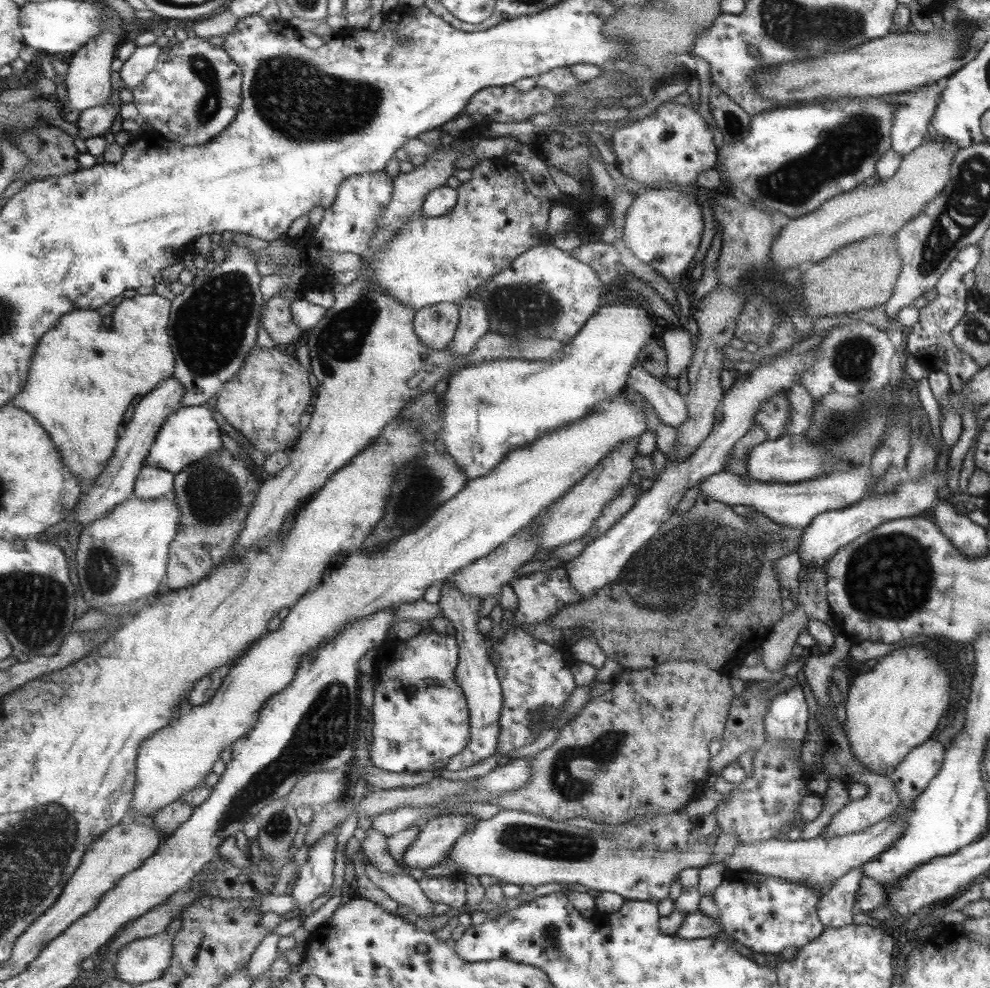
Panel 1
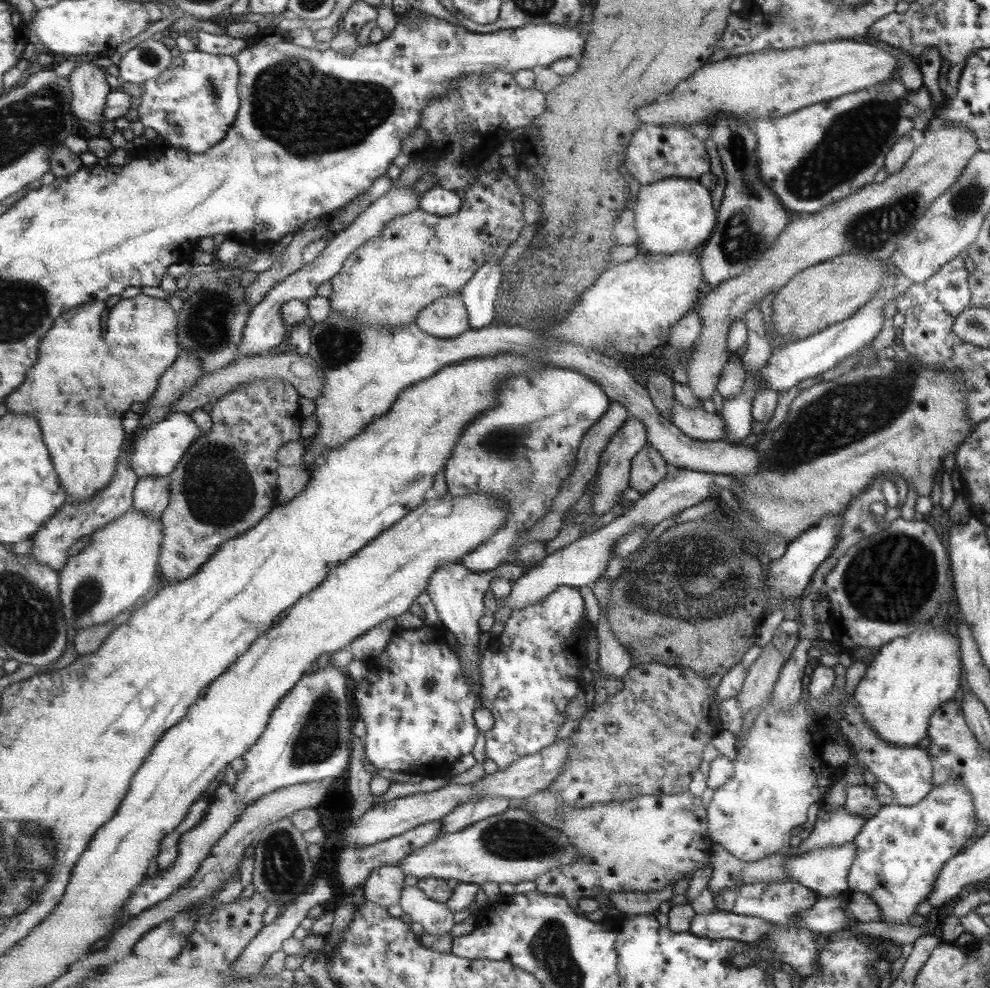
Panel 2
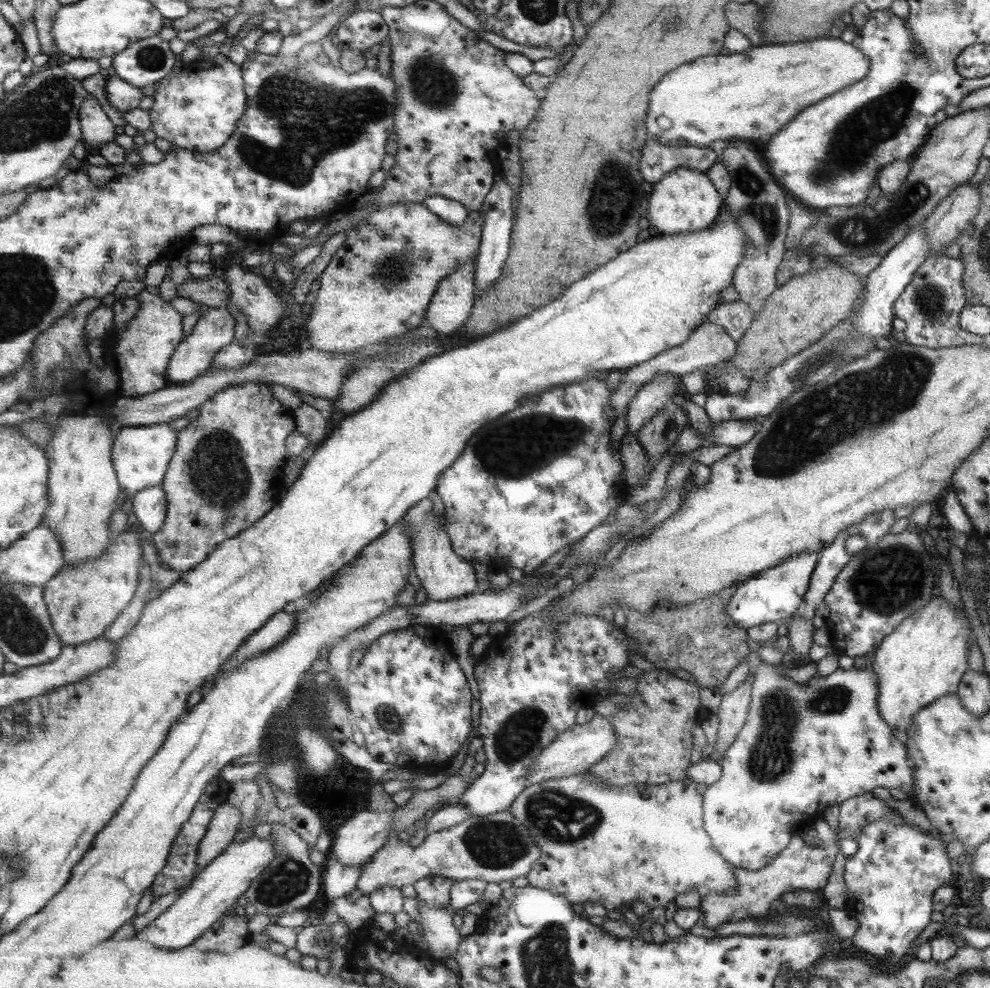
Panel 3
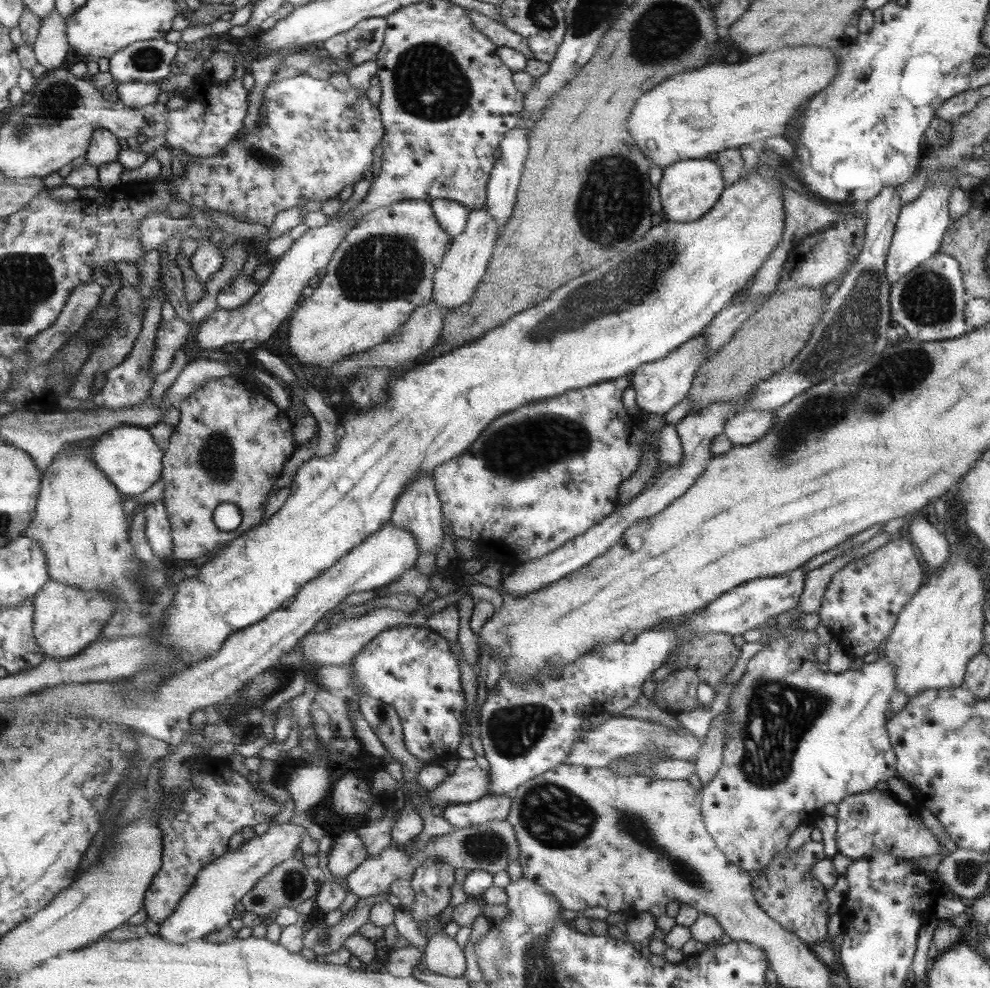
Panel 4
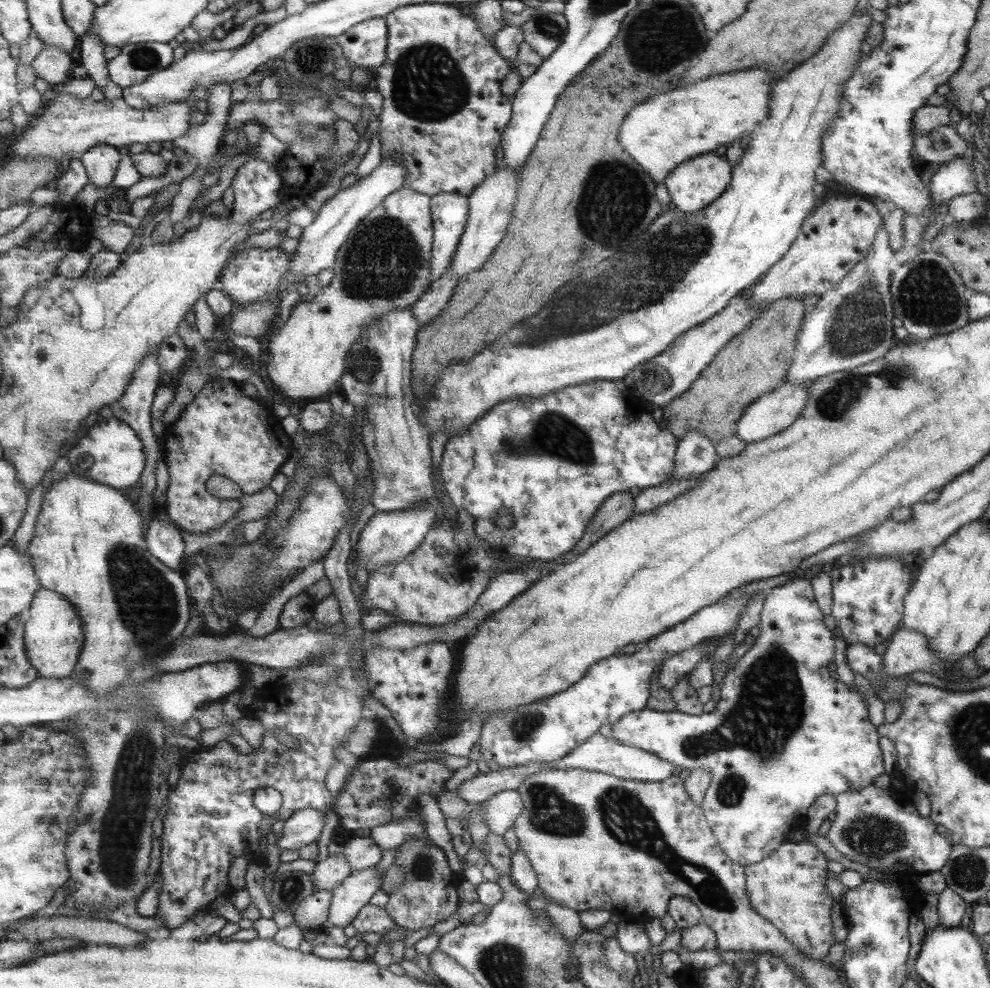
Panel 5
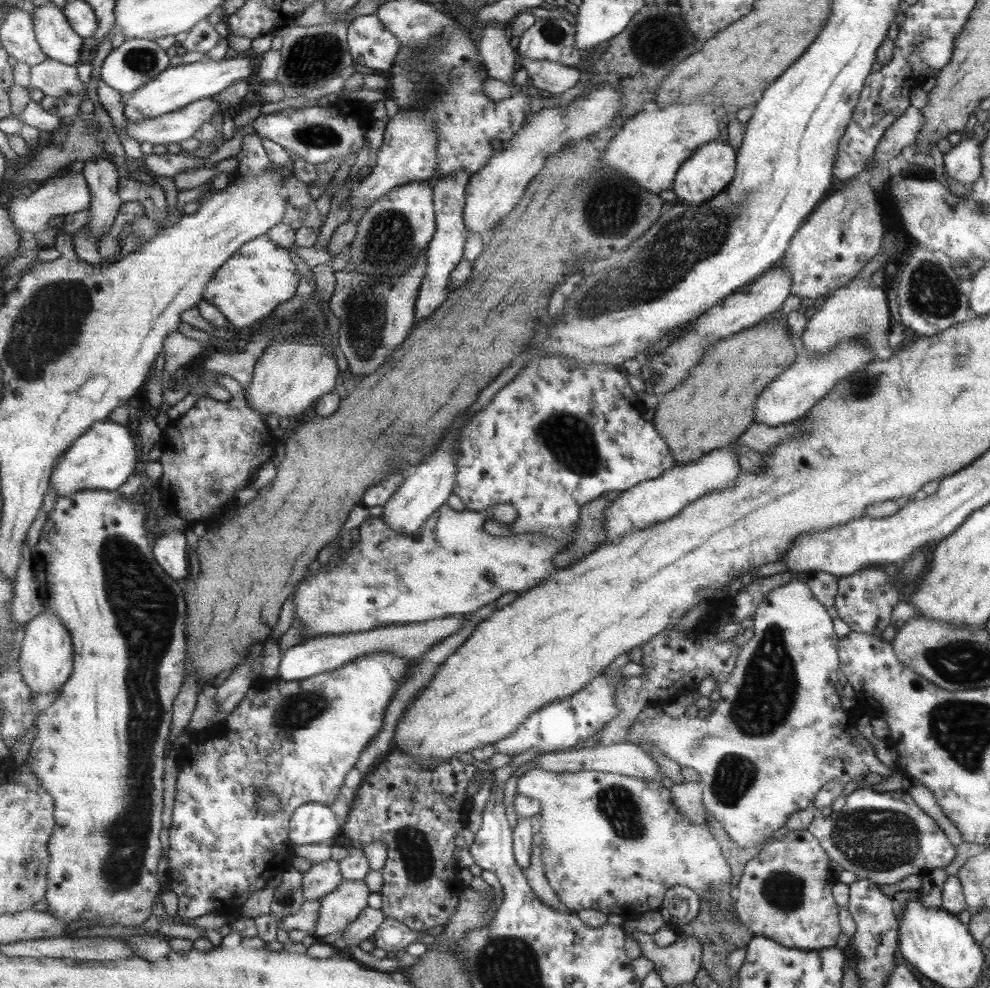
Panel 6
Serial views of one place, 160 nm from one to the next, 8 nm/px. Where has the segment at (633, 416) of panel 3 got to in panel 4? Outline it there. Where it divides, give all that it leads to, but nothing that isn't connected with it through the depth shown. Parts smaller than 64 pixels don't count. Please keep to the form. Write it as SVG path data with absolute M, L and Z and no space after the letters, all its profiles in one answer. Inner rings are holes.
M703 332L687 342L680 344L675 351L670 352L664 359L641 365L629 376L630 387L636 394L636 404L645 415L663 415L675 404L679 404L692 388L693 378L697 368L706 359L706 340Z

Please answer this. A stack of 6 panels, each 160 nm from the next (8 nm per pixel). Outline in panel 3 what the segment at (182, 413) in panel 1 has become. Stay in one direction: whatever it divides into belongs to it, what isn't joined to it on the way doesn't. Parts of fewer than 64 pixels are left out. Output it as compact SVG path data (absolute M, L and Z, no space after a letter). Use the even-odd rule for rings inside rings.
M169 422L149 426L122 427L115 436L113 445L113 464L122 491L131 499L138 492L160 486L164 482L165 473L168 471L171 459L176 452L178 431L174 430Z

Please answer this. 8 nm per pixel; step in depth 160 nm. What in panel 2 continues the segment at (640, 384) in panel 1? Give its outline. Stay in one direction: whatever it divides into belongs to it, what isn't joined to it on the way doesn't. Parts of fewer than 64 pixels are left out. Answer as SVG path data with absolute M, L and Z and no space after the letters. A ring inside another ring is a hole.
M672 402L670 422L692 440L721 441L726 435L726 424L721 416L705 411L701 406L685 408Z

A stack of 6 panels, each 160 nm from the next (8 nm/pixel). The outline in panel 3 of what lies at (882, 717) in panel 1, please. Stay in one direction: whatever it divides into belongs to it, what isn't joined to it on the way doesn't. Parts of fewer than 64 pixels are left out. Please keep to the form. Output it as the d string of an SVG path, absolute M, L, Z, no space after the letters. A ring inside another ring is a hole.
M941 595L903 620L871 654L869 667L878 676L879 710L885 724L901 735L912 728L913 713L940 696L955 693L968 670L969 622Z

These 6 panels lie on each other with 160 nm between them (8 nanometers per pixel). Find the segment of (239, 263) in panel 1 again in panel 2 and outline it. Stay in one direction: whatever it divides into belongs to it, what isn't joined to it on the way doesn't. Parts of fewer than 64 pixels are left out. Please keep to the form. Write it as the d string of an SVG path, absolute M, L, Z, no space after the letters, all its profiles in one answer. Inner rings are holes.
M229 276L225 282L219 282L218 286L215 286L215 290L203 290L199 289L193 296L191 296L179 312L179 340L182 352L185 351L190 355L195 355L203 364L203 377L211 376L213 372L217 372L219 368L227 368L229 364L233 364L234 360L240 358L238 348L240 342L244 340L244 330L248 326L248 320L253 312L253 309L249 307L247 288L241 288L240 285L236 285L239 277Z

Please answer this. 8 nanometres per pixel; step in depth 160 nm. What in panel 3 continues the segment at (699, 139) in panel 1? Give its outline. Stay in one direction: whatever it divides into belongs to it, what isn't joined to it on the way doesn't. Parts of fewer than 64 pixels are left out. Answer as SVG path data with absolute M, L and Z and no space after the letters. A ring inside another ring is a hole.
M647 139L640 156L640 173L645 182L655 183L664 178L664 175L674 168L694 168L695 170L706 171L715 163L715 152L709 147L697 148L696 145L677 144L663 145L657 140Z

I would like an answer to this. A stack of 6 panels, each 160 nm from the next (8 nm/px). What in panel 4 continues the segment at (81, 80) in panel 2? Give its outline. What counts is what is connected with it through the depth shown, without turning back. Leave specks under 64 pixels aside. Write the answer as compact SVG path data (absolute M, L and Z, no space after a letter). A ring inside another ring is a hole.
M98 128L93 135L91 146L86 154L87 162L95 168L105 166L111 162L118 162L121 154L119 137L106 128Z

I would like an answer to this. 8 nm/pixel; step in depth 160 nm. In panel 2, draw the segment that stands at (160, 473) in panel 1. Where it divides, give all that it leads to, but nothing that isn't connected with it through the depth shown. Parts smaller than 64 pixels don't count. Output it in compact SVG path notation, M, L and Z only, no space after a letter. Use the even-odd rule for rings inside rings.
M169 476L141 478L134 490L134 508L145 513L146 517L162 519L163 513L170 505L171 483Z

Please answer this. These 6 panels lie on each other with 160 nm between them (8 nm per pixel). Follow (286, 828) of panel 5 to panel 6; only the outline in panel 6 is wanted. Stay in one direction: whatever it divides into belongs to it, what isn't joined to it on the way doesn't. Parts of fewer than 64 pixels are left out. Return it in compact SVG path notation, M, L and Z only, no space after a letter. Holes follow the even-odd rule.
M309 803L300 806L291 820L290 839L293 844L328 844L342 833L344 820L329 805Z

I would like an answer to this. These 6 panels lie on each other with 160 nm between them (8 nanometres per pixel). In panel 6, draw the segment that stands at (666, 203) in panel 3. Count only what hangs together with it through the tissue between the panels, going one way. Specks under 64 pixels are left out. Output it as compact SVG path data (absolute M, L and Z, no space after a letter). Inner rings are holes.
M715 140L697 147L692 155L681 164L672 183L672 191L676 202L697 206L704 200L712 199L719 191L723 191L736 174L736 149L727 142Z

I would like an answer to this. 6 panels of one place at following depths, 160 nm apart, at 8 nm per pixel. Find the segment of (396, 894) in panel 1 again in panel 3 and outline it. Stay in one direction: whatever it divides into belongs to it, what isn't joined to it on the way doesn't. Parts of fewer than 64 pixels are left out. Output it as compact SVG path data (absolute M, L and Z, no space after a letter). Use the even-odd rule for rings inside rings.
M420 900L420 905L422 906L422 915L419 924L424 928L424 940L428 944L427 954L433 956L435 960L442 960L444 963L446 958L455 956L462 936L451 923L450 910L447 908L429 908L422 900Z

